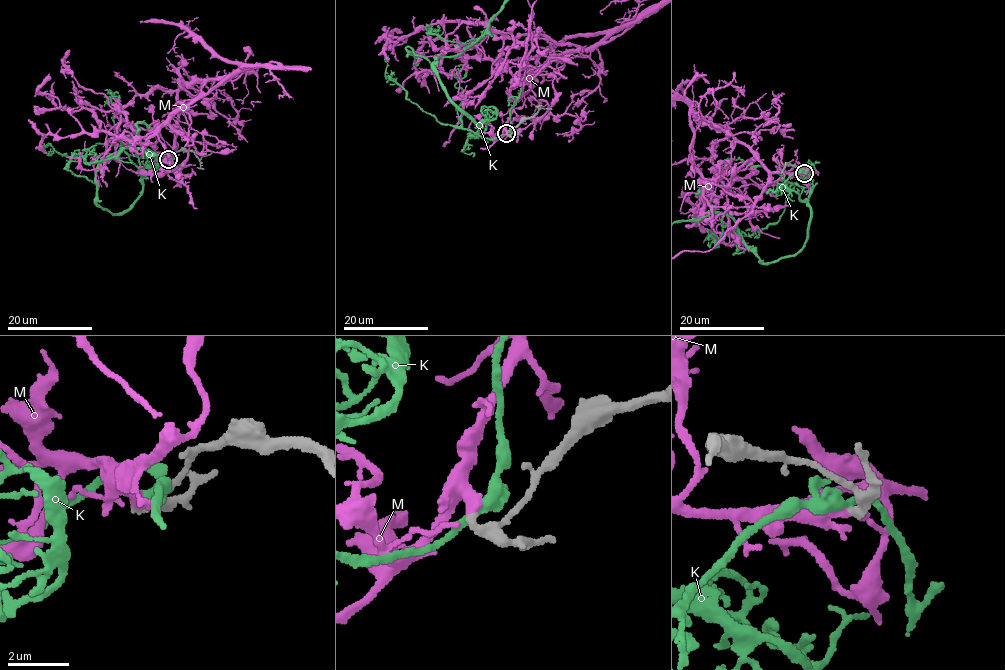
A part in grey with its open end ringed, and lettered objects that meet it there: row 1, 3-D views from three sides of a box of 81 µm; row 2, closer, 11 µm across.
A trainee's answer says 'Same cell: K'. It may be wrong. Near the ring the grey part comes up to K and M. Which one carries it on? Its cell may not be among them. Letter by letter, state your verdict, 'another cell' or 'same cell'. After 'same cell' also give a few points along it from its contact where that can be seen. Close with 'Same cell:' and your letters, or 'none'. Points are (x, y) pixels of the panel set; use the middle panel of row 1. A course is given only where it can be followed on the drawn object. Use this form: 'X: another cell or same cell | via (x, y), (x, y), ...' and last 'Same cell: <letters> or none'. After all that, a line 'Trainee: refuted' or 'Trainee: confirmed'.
K: another cell
M: same cell
Same cell: M
Trainee: refuted

